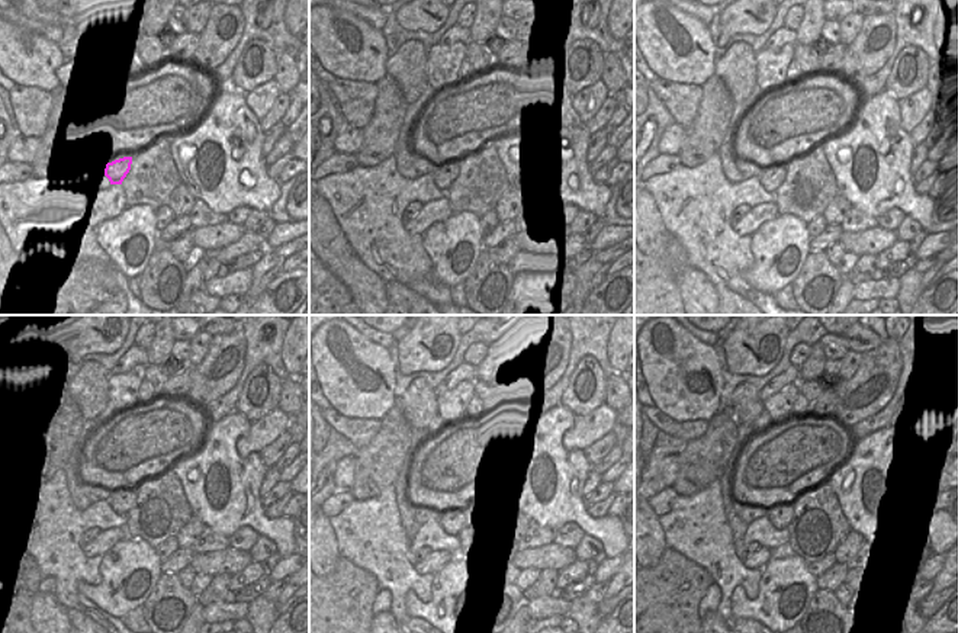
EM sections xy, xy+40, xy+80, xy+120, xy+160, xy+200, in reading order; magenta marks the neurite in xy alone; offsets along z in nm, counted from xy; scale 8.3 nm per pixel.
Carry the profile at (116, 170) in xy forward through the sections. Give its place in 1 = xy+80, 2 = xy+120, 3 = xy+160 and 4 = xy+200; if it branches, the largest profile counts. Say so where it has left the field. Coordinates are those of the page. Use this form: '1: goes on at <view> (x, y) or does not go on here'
1: goes on at xy+80 (772, 176)
2: goes on at xy+120 (121, 503)
3: goes on at xy+160 (452, 520)
4: goes on at xy+200 (780, 514)

